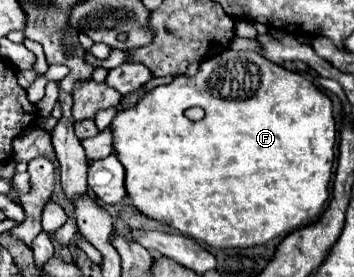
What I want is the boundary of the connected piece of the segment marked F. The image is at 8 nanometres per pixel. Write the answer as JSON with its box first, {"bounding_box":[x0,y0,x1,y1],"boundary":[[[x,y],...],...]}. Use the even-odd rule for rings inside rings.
{"bounding_box":[111,48,336,248],"boundary":[[[231,48],[223,50],[221,54],[207,58],[201,62],[199,72],[191,78],[177,76],[171,84],[157,86],[155,90],[147,92],[145,98],[137,102],[135,108],[121,110],[111,122],[113,128],[113,148],[119,156],[121,164],[125,166],[125,188],[131,196],[135,208],[143,212],[145,216],[153,216],[157,220],[171,222],[173,228],[183,232],[185,236],[191,236],[195,240],[203,240],[205,244],[213,248],[251,248],[257,244],[267,244],[269,240],[299,230],[301,226],[311,224],[321,214],[321,206],[325,204],[325,198],[329,194],[329,180],[331,180],[331,168],[335,160],[336,144],[336,120],[333,116],[333,104],[329,96],[325,96],[317,86],[313,86],[307,78],[303,78],[297,72],[285,70],[283,66],[267,60],[259,52],[235,52]],[[191,106],[201,106],[205,110],[205,118],[199,122],[191,122],[185,116],[185,110]]]}

